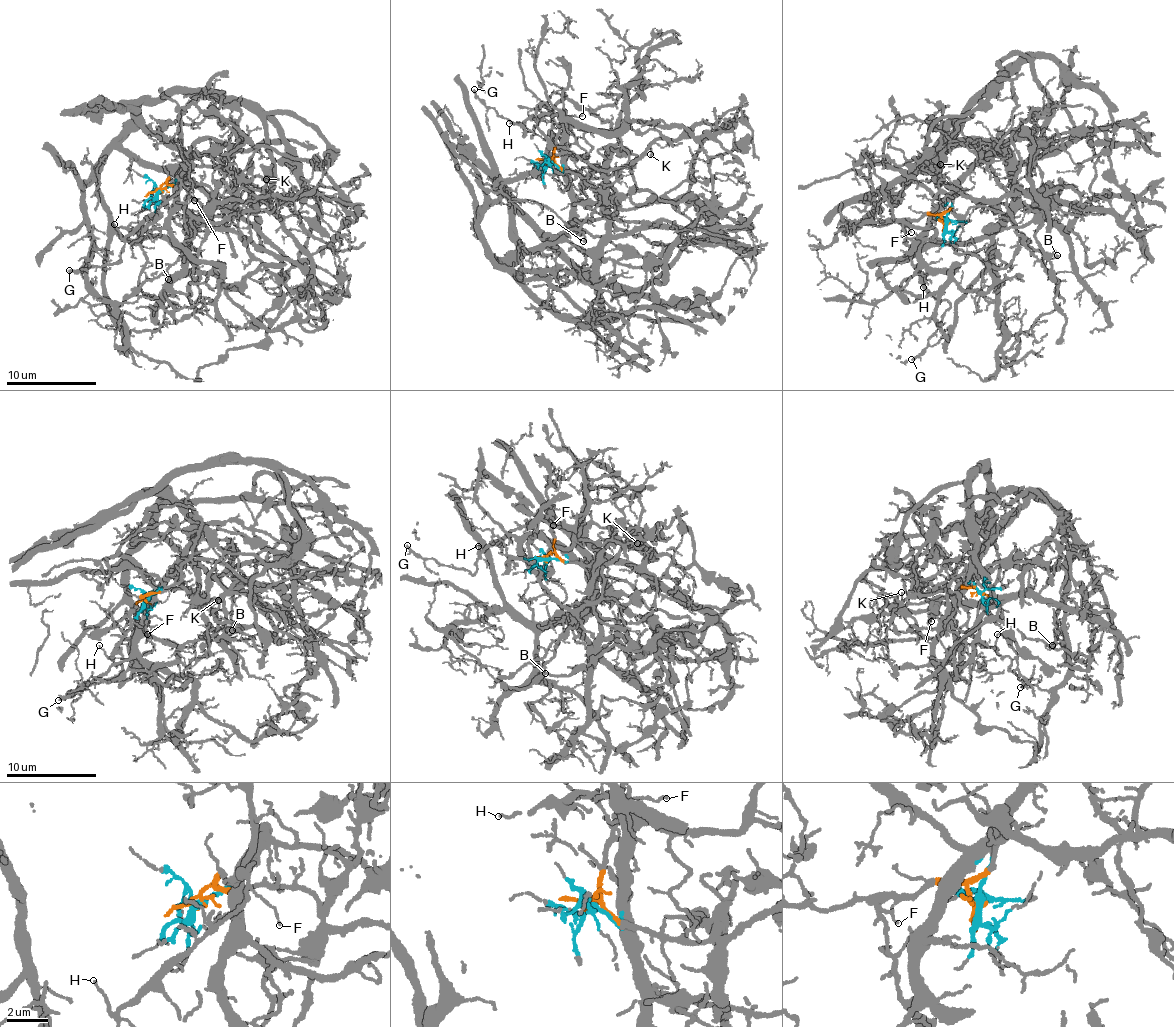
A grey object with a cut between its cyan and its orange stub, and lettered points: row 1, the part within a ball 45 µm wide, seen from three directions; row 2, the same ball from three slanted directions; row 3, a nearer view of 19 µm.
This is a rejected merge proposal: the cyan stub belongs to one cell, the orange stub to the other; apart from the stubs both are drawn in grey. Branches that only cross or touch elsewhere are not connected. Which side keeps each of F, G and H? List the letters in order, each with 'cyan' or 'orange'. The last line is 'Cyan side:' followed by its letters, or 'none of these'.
F: orange
G: orange
H: orange
Cyan side: none of these

